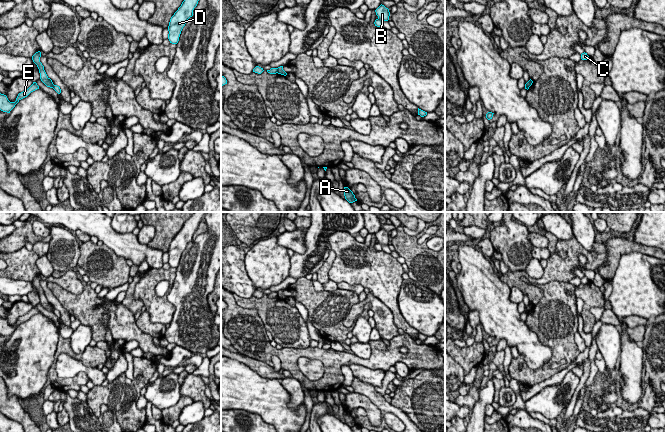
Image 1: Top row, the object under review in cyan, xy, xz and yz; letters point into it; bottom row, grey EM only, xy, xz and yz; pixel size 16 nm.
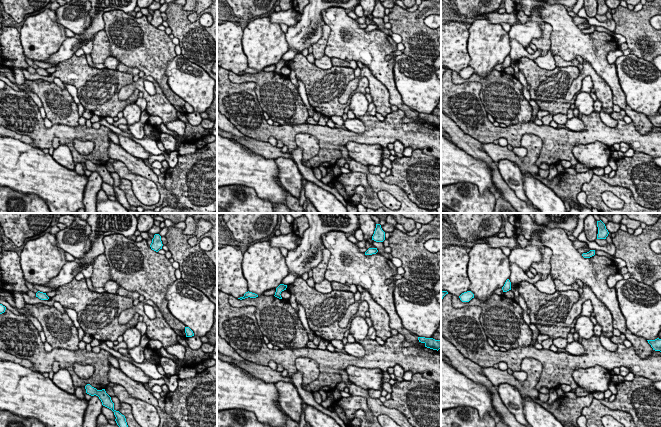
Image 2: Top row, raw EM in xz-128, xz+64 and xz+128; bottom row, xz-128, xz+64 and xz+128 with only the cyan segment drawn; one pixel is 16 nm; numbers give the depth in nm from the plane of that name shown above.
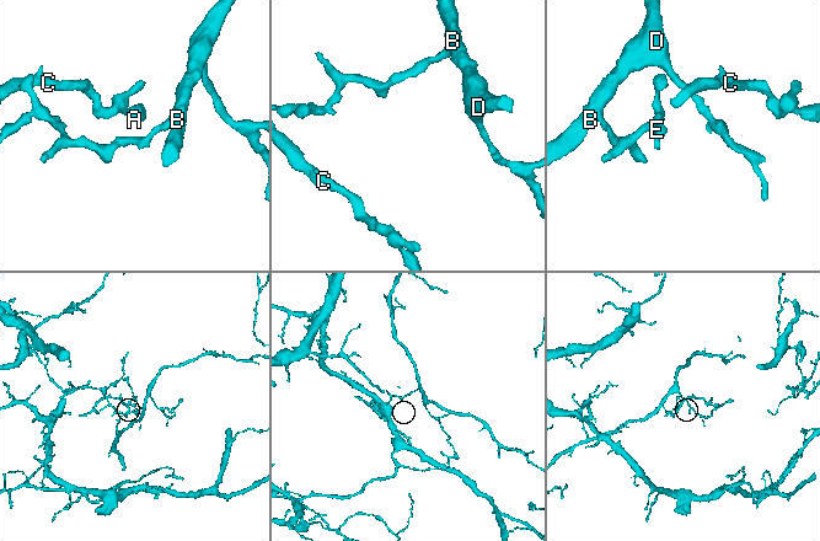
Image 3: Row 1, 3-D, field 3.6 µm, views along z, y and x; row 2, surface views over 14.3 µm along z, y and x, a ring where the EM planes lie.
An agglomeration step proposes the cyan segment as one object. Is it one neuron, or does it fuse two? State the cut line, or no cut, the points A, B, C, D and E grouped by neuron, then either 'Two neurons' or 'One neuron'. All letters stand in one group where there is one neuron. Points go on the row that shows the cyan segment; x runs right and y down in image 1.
Split along xz (276, 68), (278, 72). Groups: A C E / B D. Two neurons

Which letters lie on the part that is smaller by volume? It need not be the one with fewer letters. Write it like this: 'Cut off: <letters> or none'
Cut off: A, C, E

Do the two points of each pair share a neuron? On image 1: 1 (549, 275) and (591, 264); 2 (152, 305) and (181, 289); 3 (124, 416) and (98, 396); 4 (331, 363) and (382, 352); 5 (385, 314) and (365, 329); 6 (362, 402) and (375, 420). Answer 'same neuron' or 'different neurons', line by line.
1: same neuron
2: different neurons
3: same neuron
4: same neuron
5: different neurons
6: same neuron

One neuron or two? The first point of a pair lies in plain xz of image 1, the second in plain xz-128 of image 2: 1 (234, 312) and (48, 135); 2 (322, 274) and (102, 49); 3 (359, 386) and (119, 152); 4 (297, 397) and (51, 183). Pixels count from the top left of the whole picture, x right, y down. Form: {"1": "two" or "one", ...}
{"1": "one", "2": "one", "3": "one", "4": "two"}

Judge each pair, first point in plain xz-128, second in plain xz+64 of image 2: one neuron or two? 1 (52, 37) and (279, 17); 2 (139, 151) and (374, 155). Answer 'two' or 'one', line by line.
1: two
2: one

